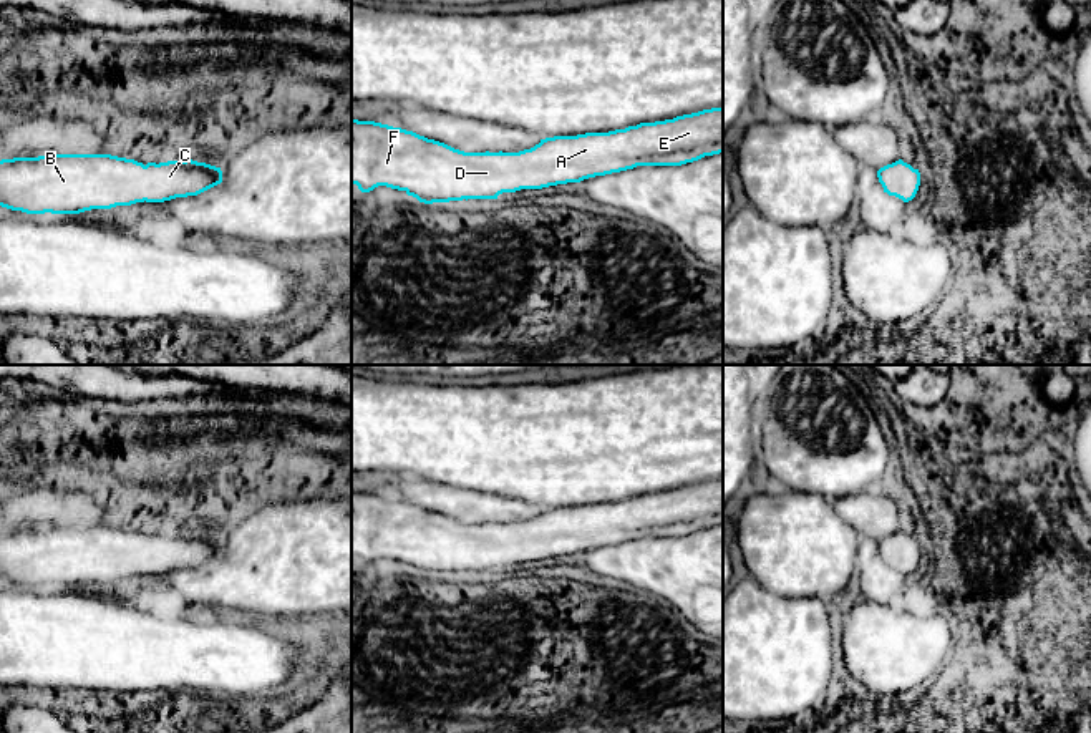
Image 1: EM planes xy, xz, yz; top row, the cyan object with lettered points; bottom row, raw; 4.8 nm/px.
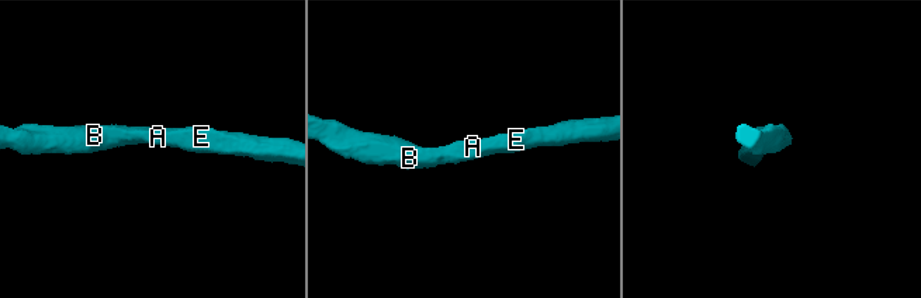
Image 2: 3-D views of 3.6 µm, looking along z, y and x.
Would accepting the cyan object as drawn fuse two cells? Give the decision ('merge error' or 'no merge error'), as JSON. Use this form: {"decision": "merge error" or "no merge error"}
{"decision": "no merge error"}

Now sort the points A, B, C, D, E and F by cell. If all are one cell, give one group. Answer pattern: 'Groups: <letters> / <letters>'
Groups: A B C D E F

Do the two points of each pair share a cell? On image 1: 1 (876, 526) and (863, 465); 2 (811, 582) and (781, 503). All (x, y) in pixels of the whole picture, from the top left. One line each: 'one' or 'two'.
1: two
2: one

